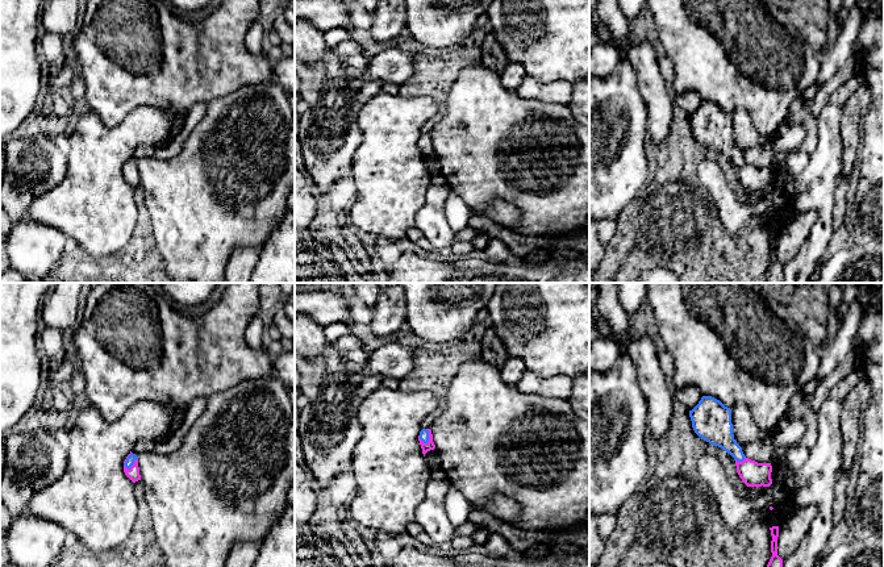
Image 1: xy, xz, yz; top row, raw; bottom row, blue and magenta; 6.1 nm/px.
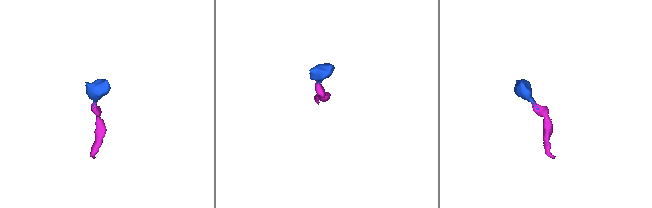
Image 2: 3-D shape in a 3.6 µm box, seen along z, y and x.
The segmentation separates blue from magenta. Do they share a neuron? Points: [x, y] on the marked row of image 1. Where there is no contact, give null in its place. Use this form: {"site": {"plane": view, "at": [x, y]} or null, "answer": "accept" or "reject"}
{"site": {"plane": "xy", "at": [125, 462]}, "answer": "accept"}

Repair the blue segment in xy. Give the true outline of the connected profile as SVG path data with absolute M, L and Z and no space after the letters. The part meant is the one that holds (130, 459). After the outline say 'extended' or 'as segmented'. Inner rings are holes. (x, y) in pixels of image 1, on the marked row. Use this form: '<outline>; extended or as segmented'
M132 451L124 462L124 472L133 483L141 480L138 456Z; extended

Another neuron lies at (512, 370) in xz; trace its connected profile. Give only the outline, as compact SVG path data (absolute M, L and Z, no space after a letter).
M508 358L508 360L501 367L501 378L506 384L517 387L525 371L526 364L522 359Z

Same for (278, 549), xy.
M288 504L262 541L253 567L295 567L295 506Z

